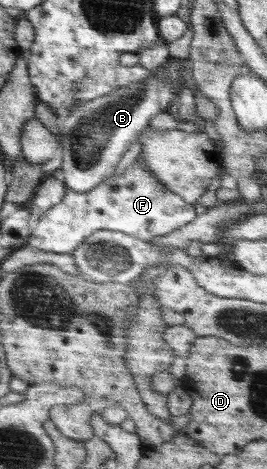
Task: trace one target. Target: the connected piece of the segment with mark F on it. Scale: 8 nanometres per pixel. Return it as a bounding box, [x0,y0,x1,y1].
[28,157,196,253]

